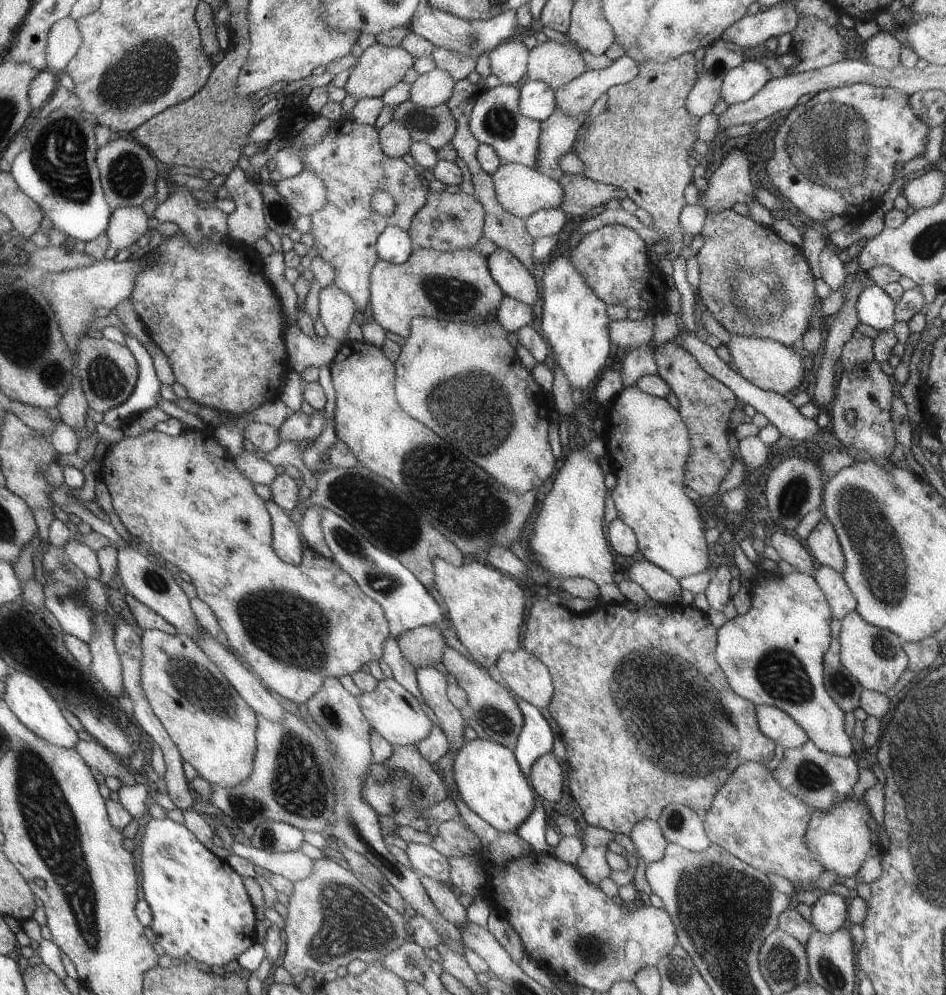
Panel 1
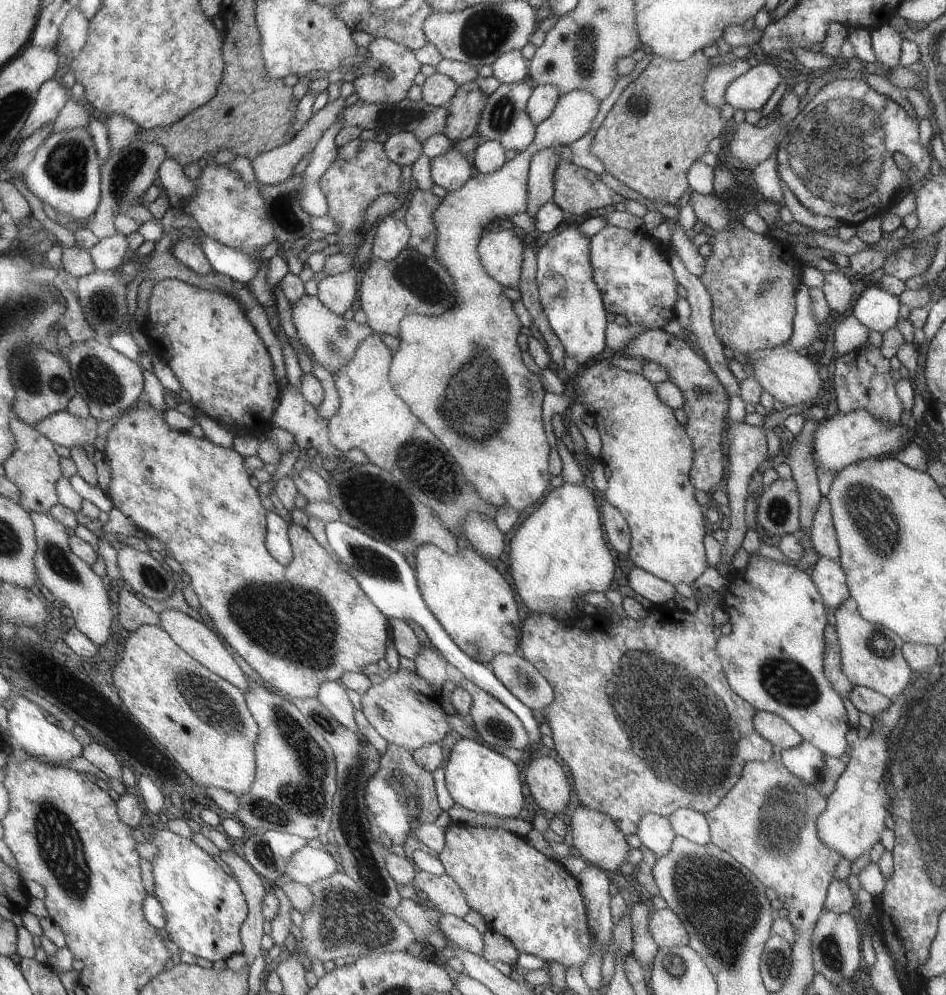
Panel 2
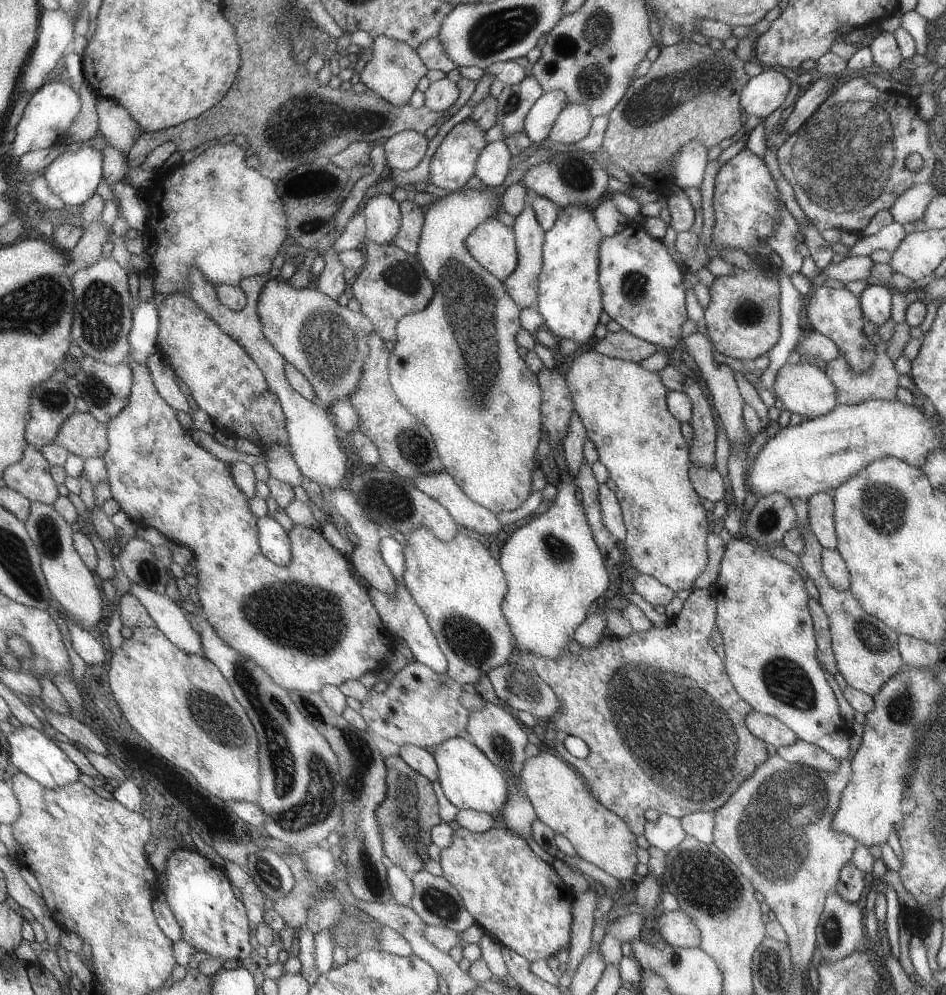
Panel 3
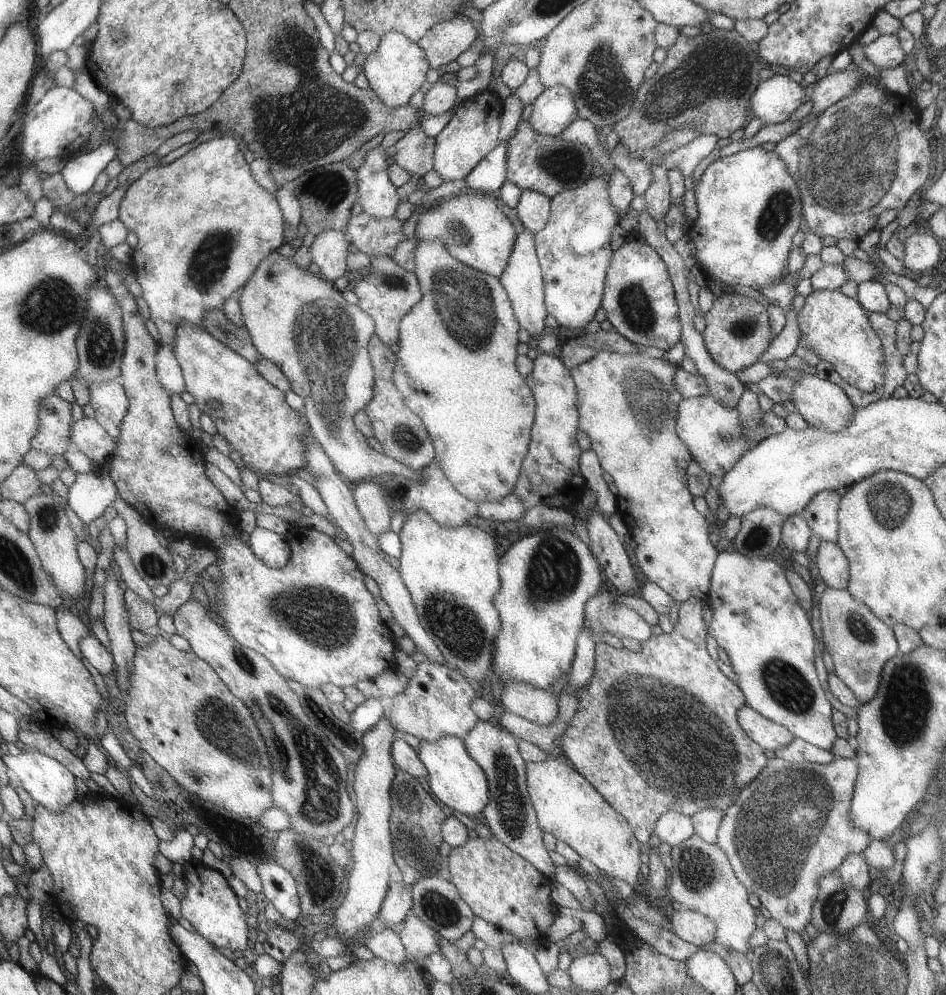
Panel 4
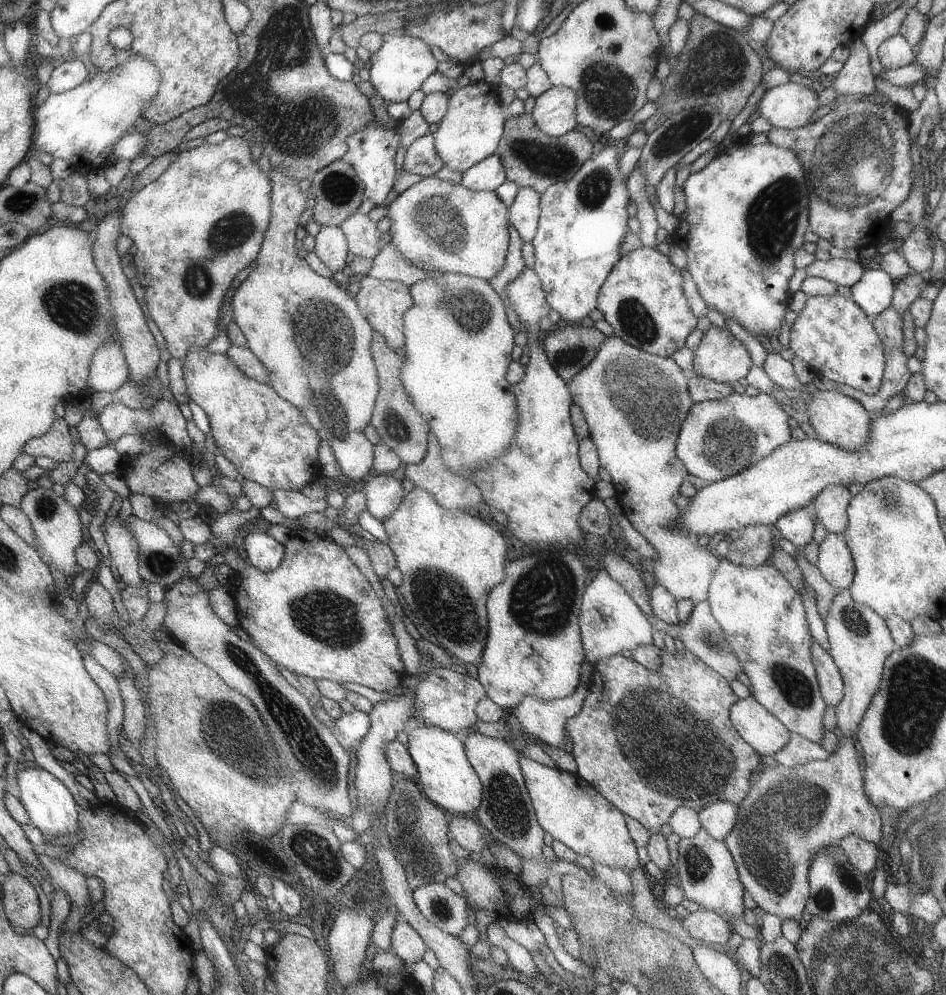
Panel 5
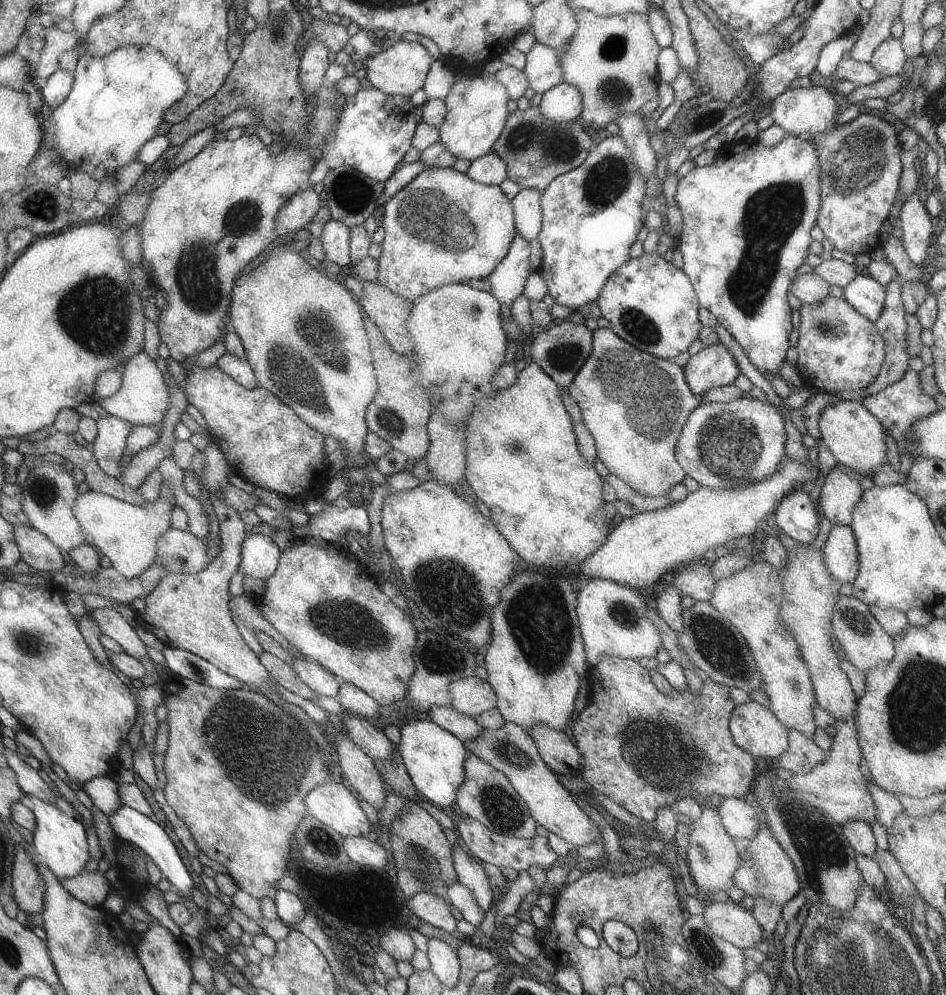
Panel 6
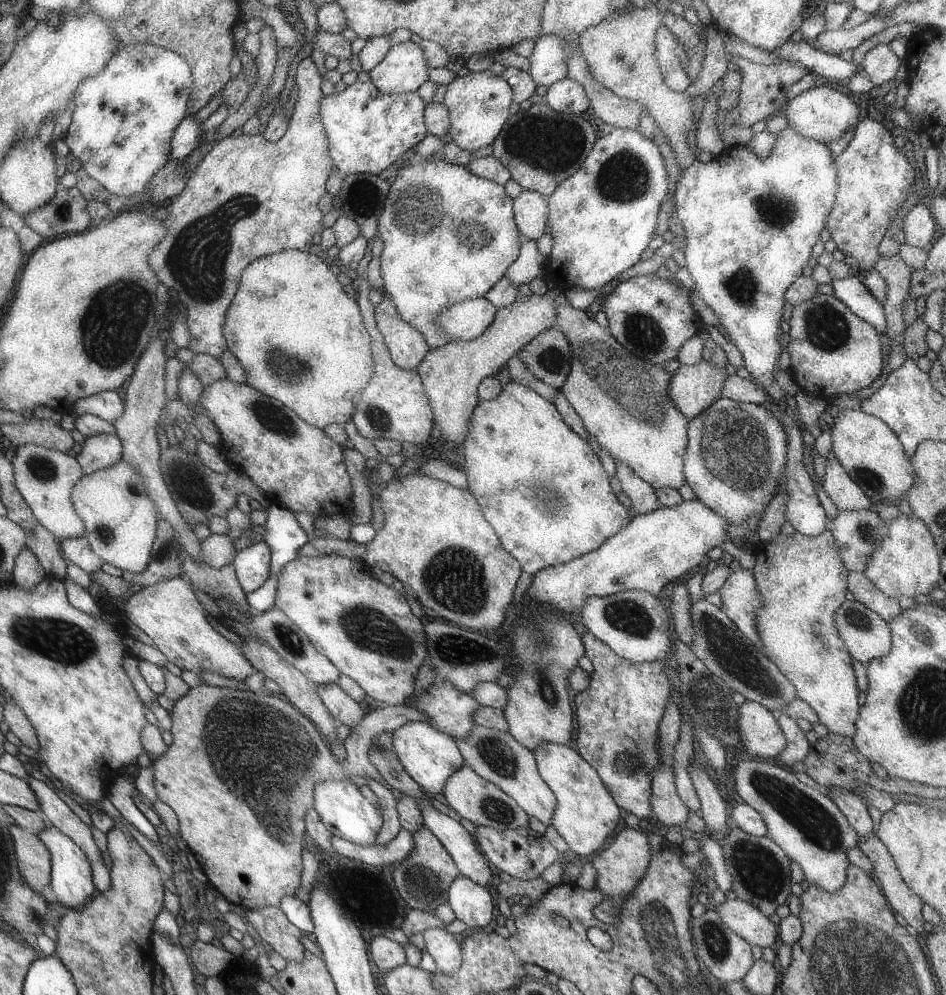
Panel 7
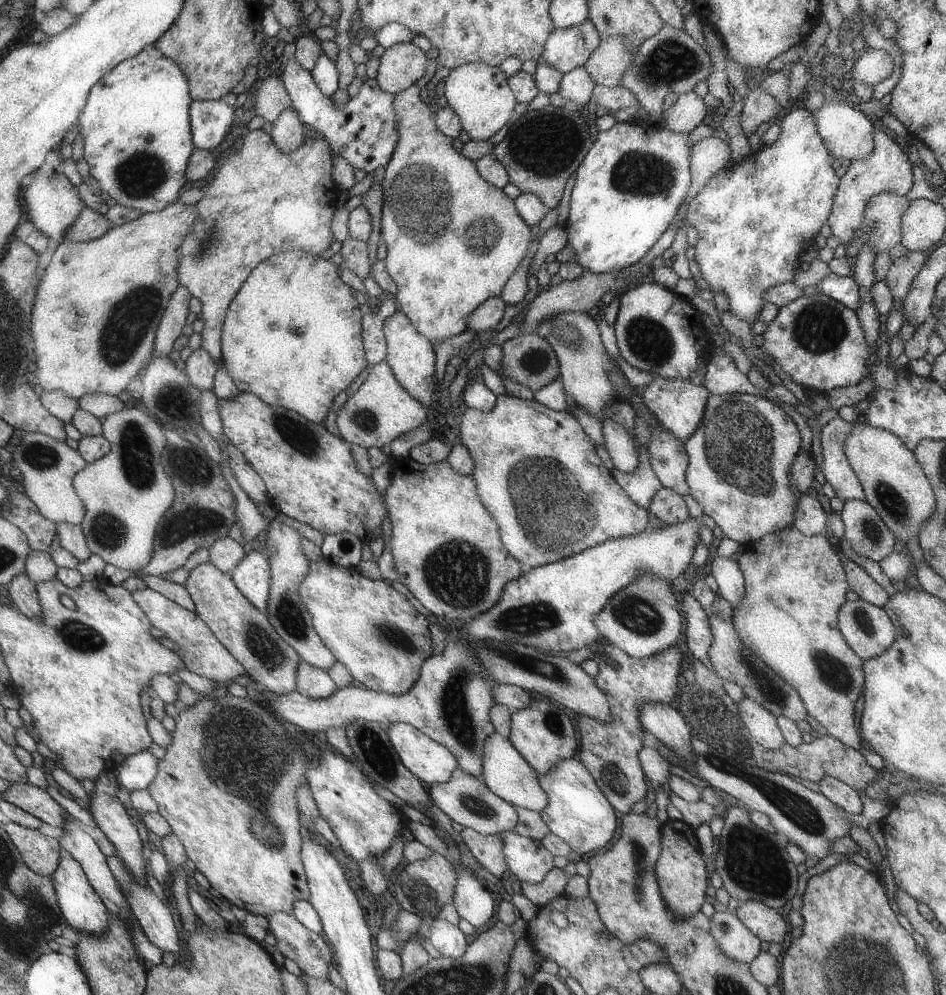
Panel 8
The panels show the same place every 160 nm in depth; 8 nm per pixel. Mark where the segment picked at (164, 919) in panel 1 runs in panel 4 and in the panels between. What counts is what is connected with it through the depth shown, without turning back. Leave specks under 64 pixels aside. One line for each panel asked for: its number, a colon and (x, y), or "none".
2: (206, 908)
3: (199, 890)
4: (210, 905)

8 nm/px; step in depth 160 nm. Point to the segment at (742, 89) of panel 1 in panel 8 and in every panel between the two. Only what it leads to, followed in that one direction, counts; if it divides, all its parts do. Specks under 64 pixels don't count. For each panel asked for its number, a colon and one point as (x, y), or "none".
2: (749, 91)
3: (764, 93)
4: (775, 98)
5: (788, 106)
6: (806, 112)
7: (825, 115)
8: (847, 134)

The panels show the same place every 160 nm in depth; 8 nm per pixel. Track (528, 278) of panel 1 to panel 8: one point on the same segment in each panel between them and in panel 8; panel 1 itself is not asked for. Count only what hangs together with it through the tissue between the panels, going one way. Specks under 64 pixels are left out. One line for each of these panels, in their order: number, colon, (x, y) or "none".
2: (501, 252)
3: (492, 244)
4: (473, 229)
5: (437, 225)
6: (443, 228)
7: (449, 235)
8: (453, 239)

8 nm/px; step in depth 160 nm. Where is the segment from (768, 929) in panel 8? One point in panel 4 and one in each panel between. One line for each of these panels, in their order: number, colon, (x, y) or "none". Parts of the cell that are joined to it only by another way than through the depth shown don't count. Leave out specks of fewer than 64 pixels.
4: (692, 927)
5: (703, 924)
6: (730, 921)
7: (746, 920)

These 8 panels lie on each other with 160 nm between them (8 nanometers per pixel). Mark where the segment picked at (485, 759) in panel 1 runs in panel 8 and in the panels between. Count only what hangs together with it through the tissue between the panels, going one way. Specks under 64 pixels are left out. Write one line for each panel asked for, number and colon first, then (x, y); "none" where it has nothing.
2: (481, 780)
3: (469, 780)
4: (456, 780)
5: (443, 771)
6: (435, 759)
7: (430, 757)
8: (432, 763)

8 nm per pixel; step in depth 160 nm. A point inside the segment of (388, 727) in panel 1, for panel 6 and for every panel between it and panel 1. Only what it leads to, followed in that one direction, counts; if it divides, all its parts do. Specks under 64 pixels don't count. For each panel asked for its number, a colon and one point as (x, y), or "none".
2: (396, 707)
3: (412, 710)
4: (437, 702)
5: (444, 699)
6: (470, 696)

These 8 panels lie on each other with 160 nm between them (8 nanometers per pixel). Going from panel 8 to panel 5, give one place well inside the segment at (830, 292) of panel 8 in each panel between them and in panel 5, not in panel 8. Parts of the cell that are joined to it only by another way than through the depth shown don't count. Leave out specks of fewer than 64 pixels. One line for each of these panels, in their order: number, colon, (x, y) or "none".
5: (872, 292)
6: (866, 295)
7: (851, 291)

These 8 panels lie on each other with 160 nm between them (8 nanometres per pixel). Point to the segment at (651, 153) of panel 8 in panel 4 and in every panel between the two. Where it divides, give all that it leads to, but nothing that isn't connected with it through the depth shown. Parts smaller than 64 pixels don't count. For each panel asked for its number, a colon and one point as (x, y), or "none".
4: (572, 249)
5: (582, 221)
6: (591, 214)
7: (601, 217)

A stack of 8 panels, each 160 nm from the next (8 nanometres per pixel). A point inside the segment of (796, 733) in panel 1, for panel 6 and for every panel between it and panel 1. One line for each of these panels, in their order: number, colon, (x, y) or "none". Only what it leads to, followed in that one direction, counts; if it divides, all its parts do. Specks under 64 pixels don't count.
2: (774, 729)
3: (770, 730)
4: (769, 735)
5: (755, 724)
6: (754, 729)

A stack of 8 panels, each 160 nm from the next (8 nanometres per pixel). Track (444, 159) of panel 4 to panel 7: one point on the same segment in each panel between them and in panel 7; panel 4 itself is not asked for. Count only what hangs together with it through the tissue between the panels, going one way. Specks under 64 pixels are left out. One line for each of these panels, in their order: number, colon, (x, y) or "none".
5: (470, 129)
6: (475, 106)
7: (477, 103)

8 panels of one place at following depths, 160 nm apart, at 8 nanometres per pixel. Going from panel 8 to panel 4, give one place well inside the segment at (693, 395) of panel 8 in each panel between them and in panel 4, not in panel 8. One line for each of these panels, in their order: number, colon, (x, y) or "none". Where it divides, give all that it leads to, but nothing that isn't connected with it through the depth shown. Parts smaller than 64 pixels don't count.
4: (736, 330)
5: (719, 357)
6: (712, 366)
7: (692, 388)

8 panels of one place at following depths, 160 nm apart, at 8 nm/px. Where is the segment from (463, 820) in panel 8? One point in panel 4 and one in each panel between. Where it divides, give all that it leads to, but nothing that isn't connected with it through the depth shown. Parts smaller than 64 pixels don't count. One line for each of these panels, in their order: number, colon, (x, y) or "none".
4: (509, 814)
5: (505, 809)
6: (486, 795)
7: (478, 802)

